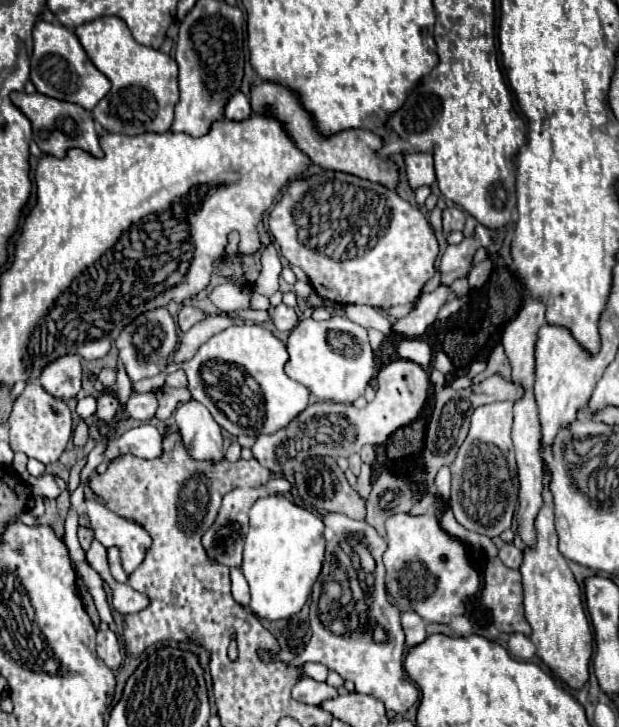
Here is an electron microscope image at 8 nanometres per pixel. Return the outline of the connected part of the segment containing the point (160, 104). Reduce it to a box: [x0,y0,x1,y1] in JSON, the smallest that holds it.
[74,15,179,133]

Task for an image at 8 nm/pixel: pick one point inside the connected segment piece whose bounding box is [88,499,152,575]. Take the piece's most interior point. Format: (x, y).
(132, 539)

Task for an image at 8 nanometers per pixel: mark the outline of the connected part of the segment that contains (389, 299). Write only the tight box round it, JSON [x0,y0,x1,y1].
[268,171,438,307]

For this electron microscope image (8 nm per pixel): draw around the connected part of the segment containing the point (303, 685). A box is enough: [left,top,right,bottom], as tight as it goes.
[292,677,338,705]

